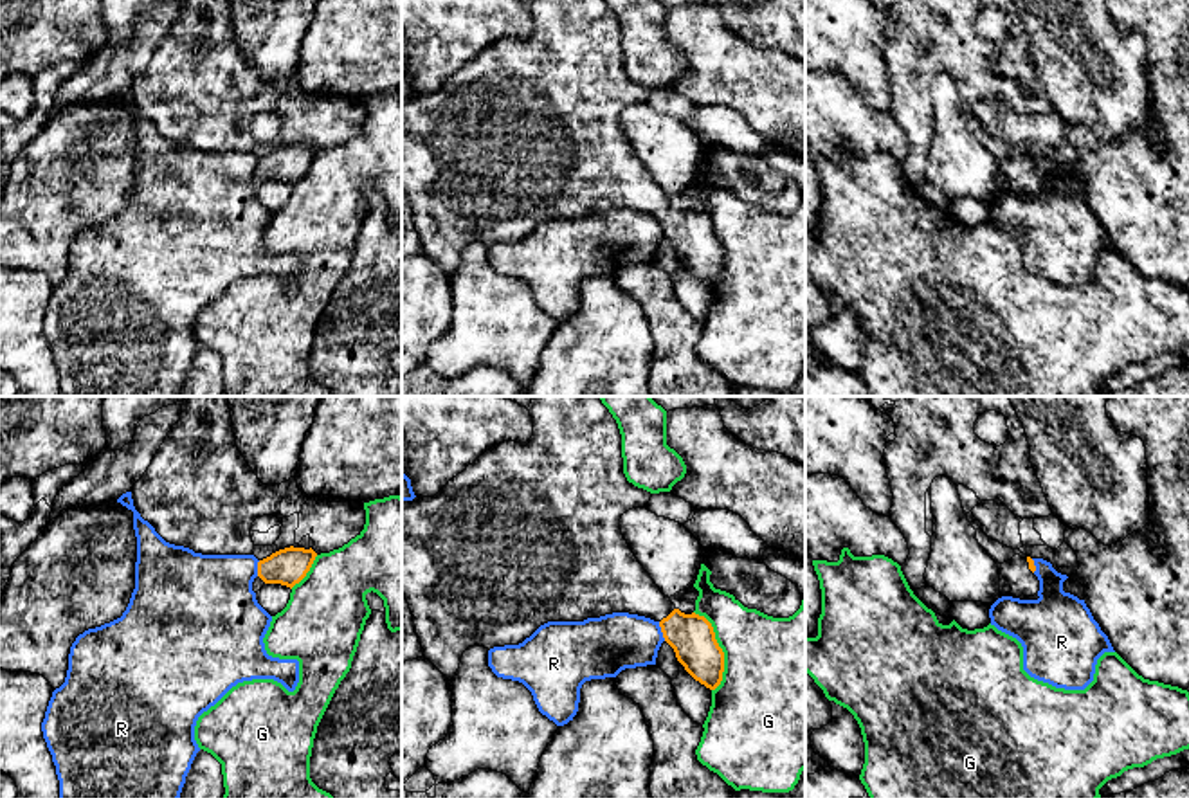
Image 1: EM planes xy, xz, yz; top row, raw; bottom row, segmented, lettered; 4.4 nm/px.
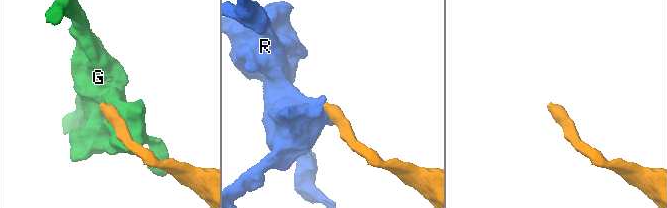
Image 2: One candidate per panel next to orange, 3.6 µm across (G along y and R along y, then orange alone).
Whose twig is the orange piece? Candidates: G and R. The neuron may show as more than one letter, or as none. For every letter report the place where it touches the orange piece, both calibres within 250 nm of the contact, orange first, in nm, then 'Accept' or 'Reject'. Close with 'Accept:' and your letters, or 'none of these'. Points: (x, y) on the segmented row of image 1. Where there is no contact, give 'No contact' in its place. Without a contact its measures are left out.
G: Touches orange at xz (721, 649). Thickness 200 nm (orange) against 440 nm. Reject
R: Touches orange at xz (662, 631). Thickness 200 nm (orange) against 260 nm. Reject
Accept: none of these

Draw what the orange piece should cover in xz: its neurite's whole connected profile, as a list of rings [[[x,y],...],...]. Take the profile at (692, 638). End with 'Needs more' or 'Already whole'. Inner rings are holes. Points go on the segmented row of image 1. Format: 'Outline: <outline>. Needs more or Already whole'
Outline: [[[533,396],[528,411],[533,436],[526,443],[499,443],[434,497],[402,503],[402,591],[423,657],[450,681],[468,647],[490,650],[519,645],[548,621],[584,621],[629,612],[658,621],[685,670],[715,690],[722,681],[724,652],[712,623],[695,612],[681,612],[654,584],[622,535],[622,515],[645,508],[652,494],[627,481],[622,434],[609,409],[598,396]]]. Needs more

